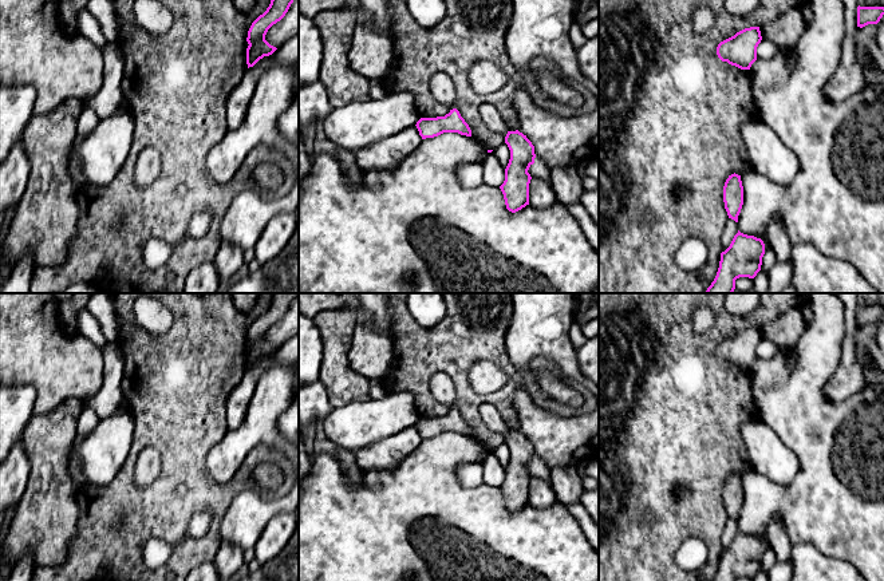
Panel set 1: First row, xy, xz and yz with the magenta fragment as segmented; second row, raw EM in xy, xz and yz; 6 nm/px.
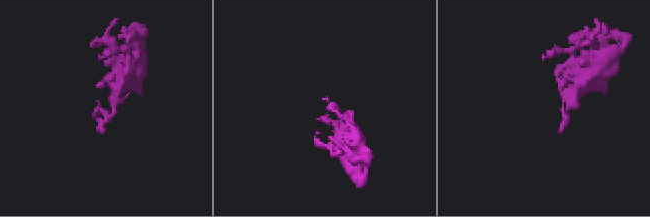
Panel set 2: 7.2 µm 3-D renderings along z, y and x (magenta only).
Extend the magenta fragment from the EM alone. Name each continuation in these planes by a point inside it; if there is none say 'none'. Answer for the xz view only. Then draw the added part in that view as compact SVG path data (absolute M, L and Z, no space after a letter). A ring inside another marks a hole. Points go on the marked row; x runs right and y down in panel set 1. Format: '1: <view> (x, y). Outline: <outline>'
1: xz (442, 89). Outline: M437 72L430 79L431 95L442 104L455 108L457 91L453 80L443 72Z

